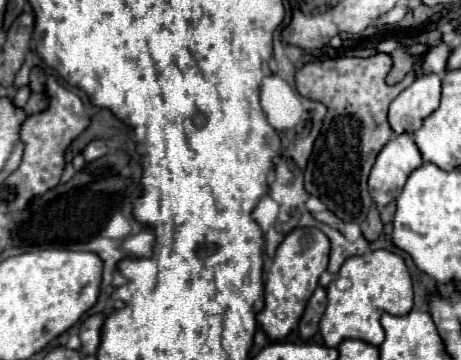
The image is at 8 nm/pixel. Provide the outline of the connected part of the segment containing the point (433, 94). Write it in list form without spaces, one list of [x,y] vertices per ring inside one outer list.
[[[435,73],[419,75],[389,107],[389,123],[395,133],[413,133],[423,119],[439,107],[441,79]]]

